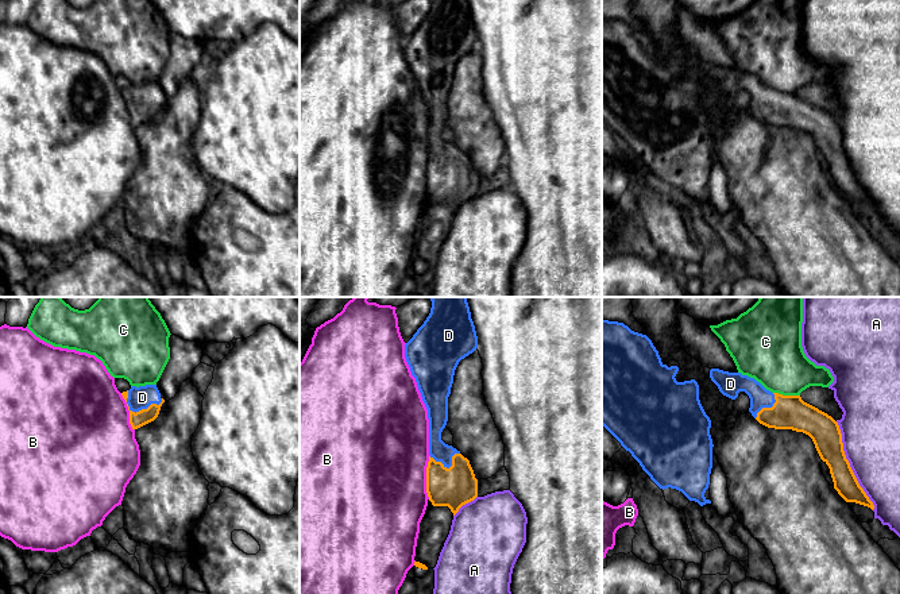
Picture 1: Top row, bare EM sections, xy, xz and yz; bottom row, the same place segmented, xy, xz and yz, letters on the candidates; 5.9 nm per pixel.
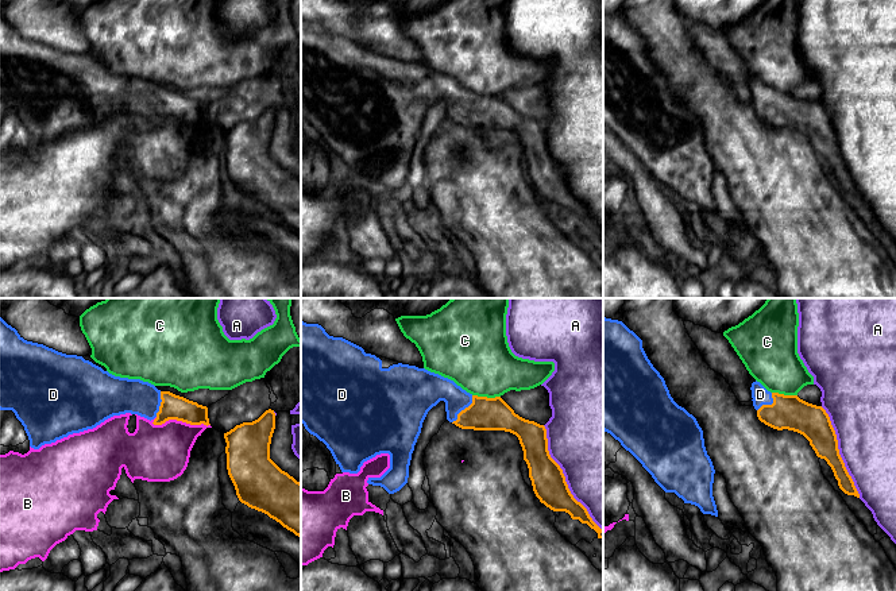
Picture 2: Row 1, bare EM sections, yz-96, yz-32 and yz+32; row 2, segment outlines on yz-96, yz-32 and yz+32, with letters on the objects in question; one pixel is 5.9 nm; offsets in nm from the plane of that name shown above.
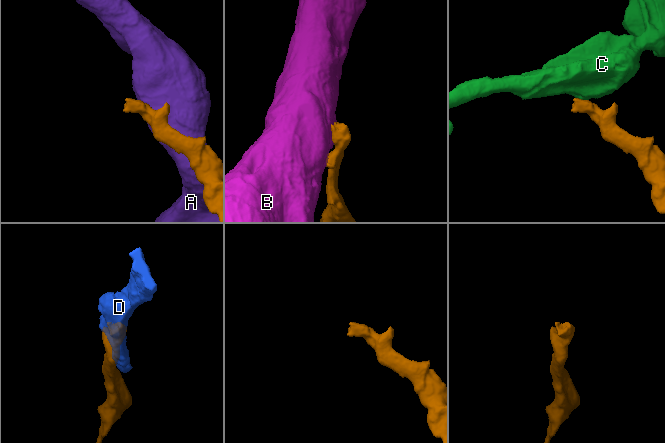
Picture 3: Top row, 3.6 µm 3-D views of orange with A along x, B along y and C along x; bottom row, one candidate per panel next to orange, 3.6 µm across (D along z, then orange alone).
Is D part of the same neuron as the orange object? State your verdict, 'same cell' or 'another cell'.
same cell

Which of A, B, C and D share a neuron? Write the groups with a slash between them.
A / B / C / D

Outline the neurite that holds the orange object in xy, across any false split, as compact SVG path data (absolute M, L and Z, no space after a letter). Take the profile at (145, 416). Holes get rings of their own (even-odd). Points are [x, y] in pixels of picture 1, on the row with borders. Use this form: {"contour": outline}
{"contour": "M157 385L131 386L130 390L121 393L130 410L130 424L132 429L138 429L154 421L161 410L165 400Z"}

